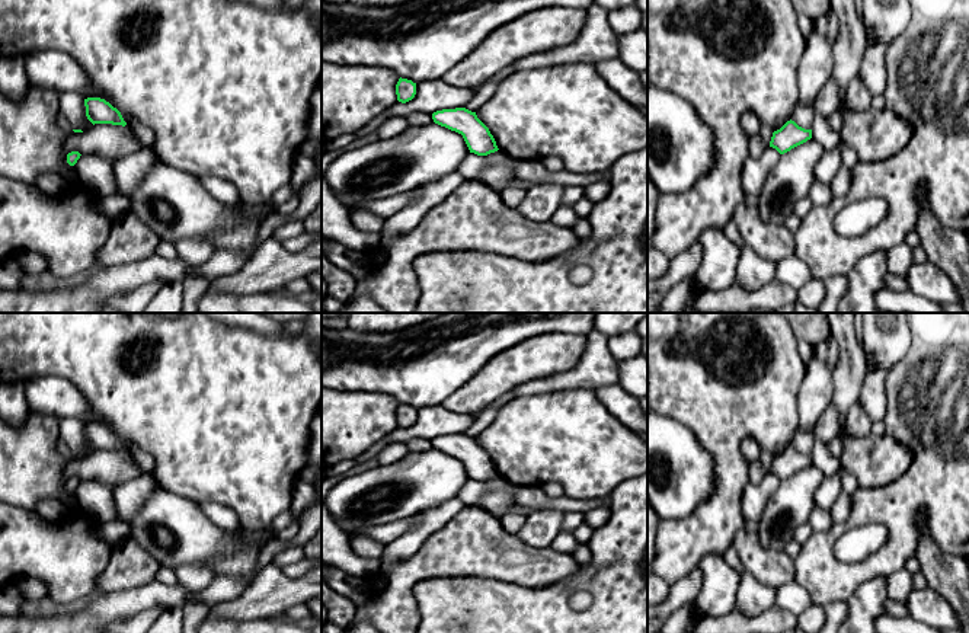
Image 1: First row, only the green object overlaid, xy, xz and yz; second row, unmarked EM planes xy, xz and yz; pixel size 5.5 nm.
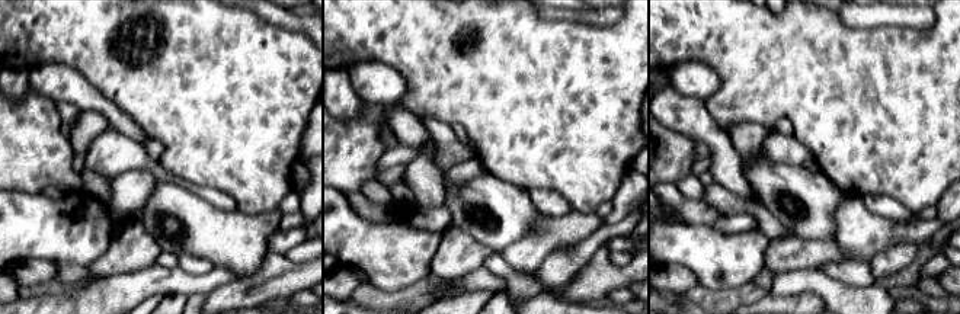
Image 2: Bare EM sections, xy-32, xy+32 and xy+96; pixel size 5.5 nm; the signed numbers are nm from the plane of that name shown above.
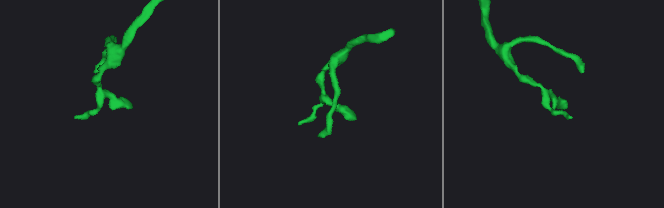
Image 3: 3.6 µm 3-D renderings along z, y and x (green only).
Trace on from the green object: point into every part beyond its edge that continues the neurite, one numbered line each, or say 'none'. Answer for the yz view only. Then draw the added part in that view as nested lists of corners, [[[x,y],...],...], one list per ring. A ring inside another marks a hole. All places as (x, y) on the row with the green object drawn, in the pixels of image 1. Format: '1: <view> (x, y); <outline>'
1: yz (754, 172); [[[765,147],[758,159],[748,157],[741,172],[741,185],[745,195],[758,196],[764,180],[780,159],[780,153],[773,147]]]

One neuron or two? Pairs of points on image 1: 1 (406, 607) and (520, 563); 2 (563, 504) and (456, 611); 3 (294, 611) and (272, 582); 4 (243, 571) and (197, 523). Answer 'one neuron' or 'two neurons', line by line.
1: one neuron
2: two neurons
3: two neurons
4: one neuron

